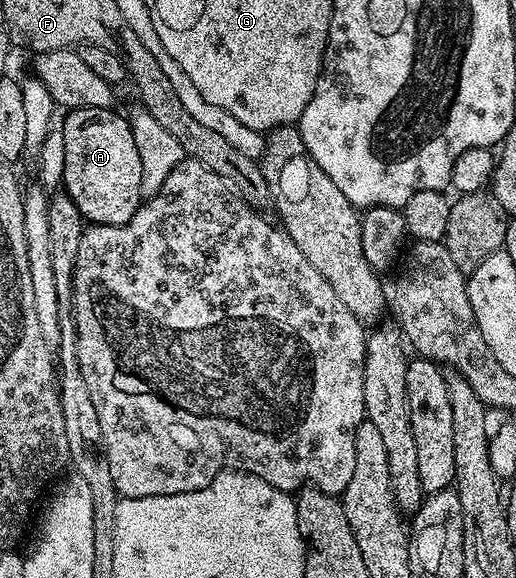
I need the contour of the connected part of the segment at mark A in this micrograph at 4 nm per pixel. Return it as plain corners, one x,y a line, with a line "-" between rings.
113,108
76,109
63,120
64,185
70,197
77,200
79,211
87,222
96,225
126,225
134,218
134,213
143,200
142,164
140,151
136,151
136,139
132,139
129,120

